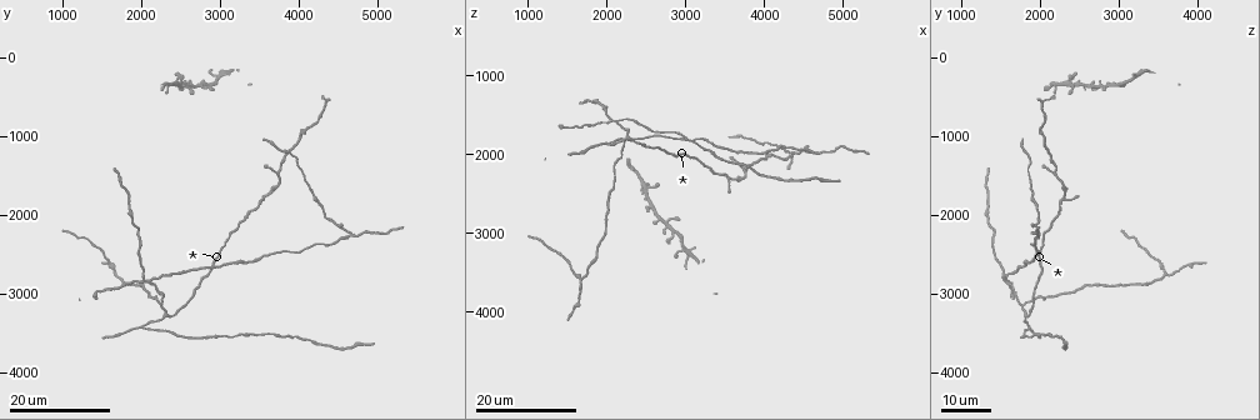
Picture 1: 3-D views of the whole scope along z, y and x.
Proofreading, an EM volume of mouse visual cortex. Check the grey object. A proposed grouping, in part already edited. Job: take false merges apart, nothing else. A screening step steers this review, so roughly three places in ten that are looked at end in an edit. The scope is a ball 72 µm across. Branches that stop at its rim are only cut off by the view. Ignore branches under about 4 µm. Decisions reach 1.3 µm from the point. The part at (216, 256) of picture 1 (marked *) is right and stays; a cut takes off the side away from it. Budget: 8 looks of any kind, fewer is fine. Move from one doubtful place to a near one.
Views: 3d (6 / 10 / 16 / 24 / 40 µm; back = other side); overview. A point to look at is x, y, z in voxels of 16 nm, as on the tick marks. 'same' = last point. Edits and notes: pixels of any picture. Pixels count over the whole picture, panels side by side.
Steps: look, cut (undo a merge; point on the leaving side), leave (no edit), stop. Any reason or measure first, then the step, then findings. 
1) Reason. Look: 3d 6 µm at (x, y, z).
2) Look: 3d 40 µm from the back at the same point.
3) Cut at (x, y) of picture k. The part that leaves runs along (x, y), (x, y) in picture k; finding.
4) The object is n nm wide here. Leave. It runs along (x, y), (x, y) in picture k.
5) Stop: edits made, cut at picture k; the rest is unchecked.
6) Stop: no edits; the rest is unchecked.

A fork. Look: 3d 16 µm at (2000, 3450, 1850).

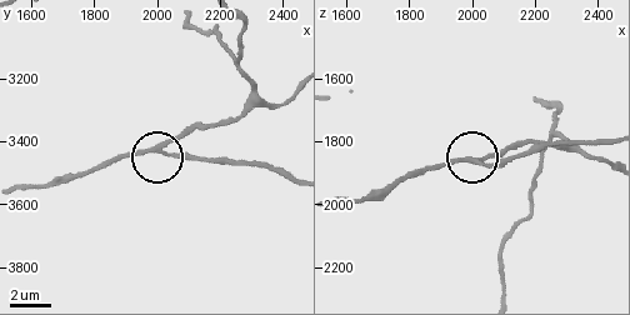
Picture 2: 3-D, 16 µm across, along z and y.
Look: 3d 10 µm at (2000, 3430, 1850).

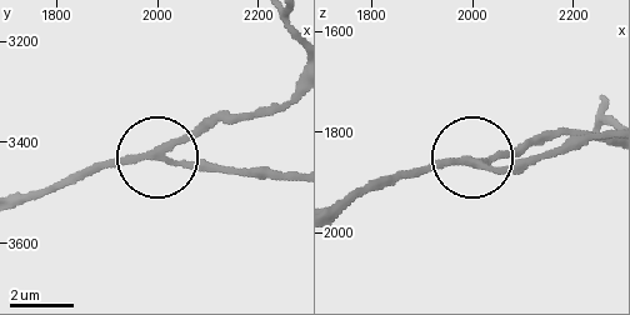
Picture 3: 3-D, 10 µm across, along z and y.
3 arms meet here. Leave. It runs along (290, 93), (161, 151), (83, 170) in picture 3; continuous, no second neuron.

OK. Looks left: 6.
Two arms in line, one across. Look: 3d 24 µm at (2150, 2850, 1600).

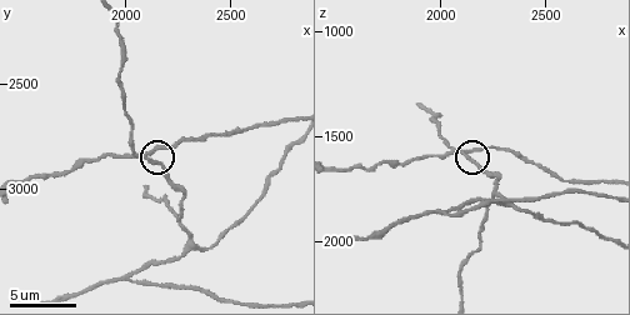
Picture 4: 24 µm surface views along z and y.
Look: 3d 6 µm at (2110, 2830, 1560).

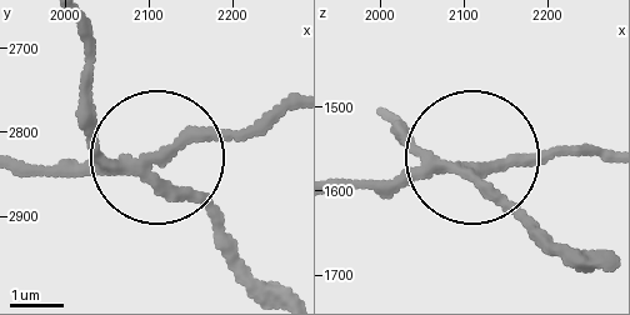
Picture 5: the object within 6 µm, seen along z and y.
3 arms meet here. Cut at (48, 174) of picture 5. A second neuron is stuck on.

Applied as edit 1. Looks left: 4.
Three-way junction. Look: 3d 6 µm at (2250, 3150, 1780).

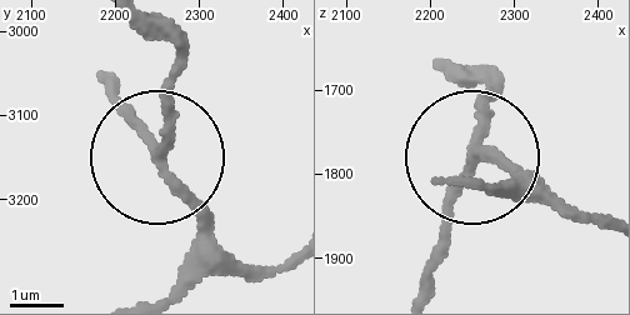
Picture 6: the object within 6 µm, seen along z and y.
Look: 3d 6 µm from the back at (2255, 3145, 1780).

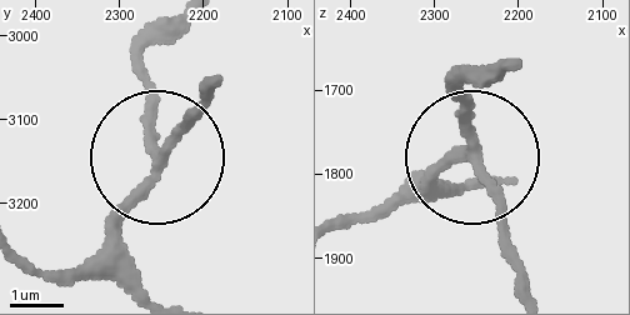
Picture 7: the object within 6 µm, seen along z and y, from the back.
The object is 190 nm wide here. Leave. All the same neuron.

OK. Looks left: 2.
Three-way junction. Look: 3d 16 µm at (1700, 2750, 3600).

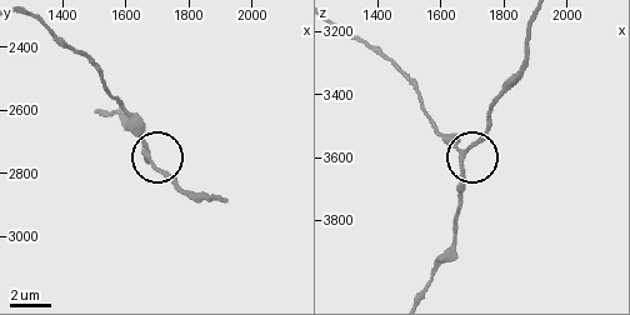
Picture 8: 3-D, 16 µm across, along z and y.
Look: 3d 10 µm at (1660, 2740, 3600).

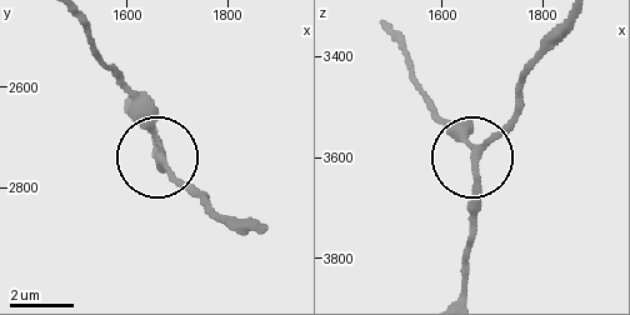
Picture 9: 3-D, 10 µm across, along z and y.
The object is 180 nm wide here. Leave. Continuous, no second neuron.

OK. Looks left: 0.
Stop: edits made, cut at picture 5; the rest is unchecked.

